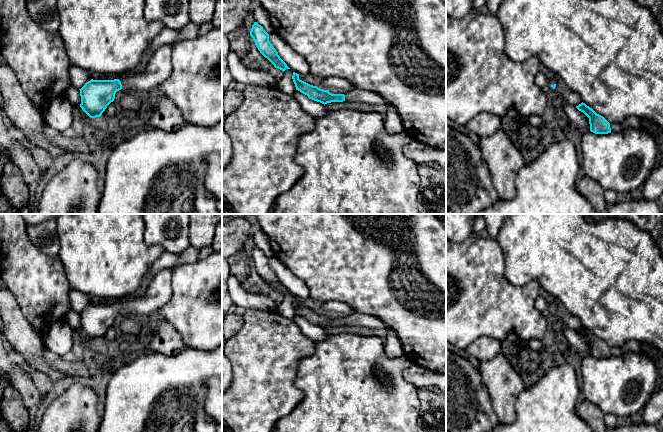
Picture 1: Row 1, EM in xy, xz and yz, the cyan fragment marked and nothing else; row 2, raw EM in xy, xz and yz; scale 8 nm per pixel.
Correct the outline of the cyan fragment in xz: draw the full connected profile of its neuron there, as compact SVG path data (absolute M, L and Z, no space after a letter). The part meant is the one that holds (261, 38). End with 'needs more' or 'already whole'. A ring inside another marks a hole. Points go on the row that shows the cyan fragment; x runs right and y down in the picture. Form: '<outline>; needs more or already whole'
M254 22L252 25L250 36L253 38L256 47L260 53L267 58L275 68L282 70L290 69L287 64L280 58L276 49L269 41L269 34L263 29L261 25Z; already whole

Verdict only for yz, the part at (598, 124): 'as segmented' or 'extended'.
as segmented

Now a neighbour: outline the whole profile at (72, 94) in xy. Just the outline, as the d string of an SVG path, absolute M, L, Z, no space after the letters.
M71 85L66 89L63 96L69 100L69 102L73 105L74 108L80 107L81 96L79 89Z

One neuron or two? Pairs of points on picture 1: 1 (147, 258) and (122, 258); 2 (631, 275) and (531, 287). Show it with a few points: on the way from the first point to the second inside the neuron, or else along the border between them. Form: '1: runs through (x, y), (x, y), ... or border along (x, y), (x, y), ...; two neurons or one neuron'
1: runs through (141, 258), (128, 258); one neuron
2: border along (540, 285), (536, 280), (530, 279), (515, 286); two neurons

